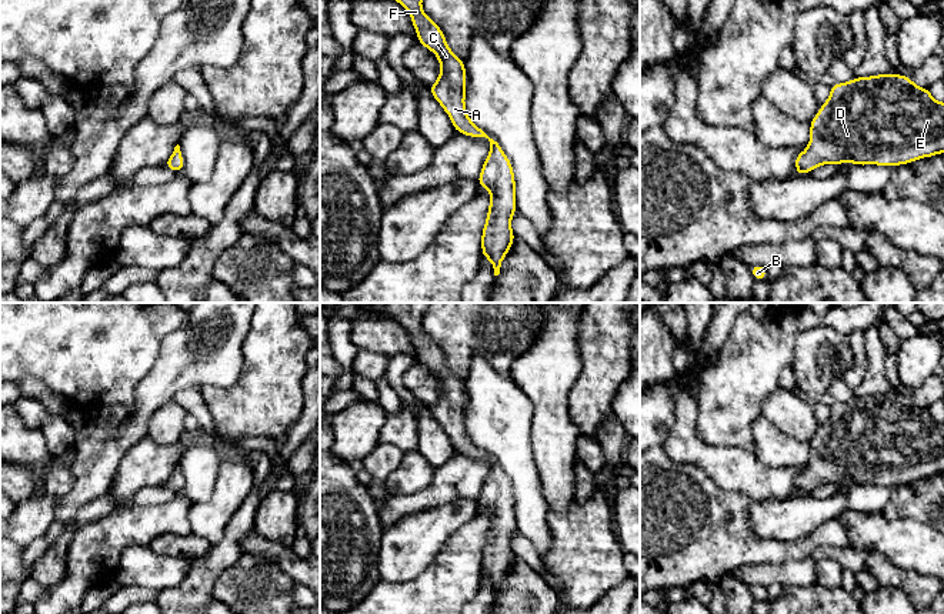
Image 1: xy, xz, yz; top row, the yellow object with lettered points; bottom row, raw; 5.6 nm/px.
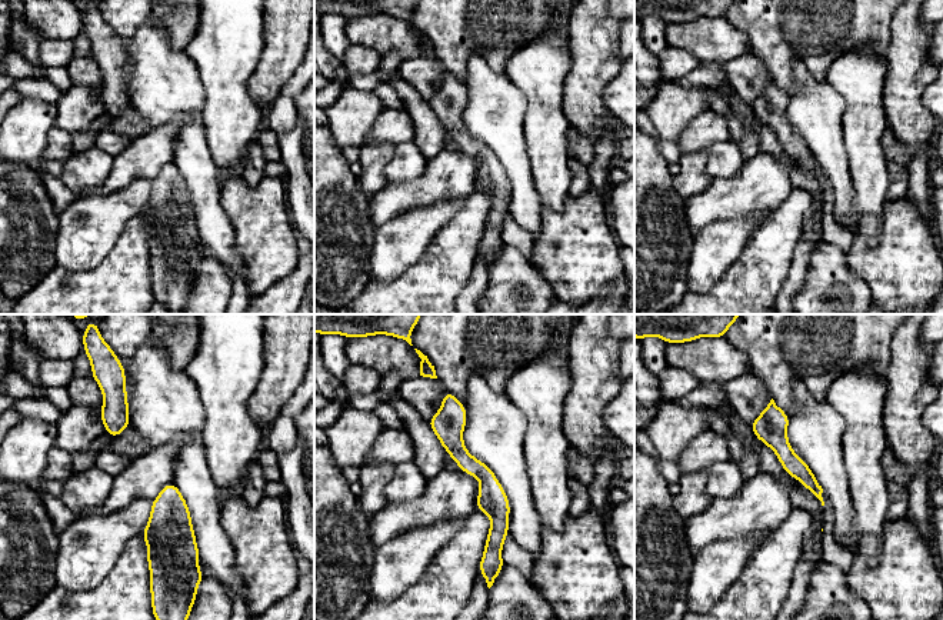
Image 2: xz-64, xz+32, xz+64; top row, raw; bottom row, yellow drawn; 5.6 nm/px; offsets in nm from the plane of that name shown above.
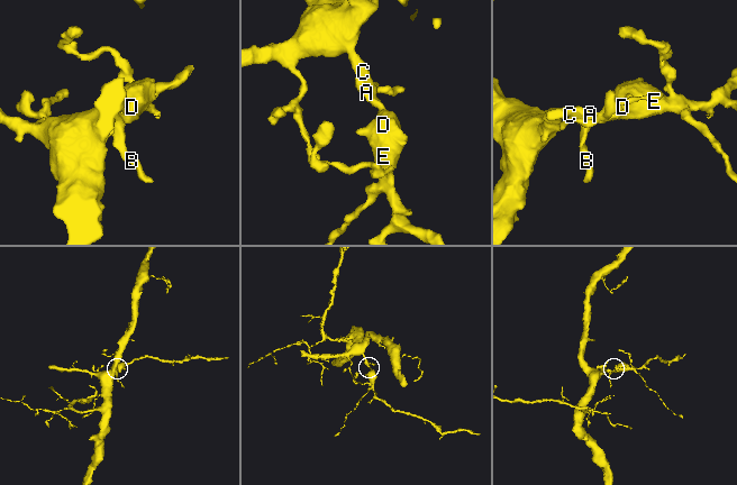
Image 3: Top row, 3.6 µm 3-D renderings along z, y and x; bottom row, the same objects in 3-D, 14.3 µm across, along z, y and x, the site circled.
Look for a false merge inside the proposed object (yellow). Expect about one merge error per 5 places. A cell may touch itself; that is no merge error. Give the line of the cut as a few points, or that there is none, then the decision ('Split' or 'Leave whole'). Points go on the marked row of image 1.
No split. Leave whole

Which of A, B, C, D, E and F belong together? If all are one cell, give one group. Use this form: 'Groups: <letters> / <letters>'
Groups: A B C D E F

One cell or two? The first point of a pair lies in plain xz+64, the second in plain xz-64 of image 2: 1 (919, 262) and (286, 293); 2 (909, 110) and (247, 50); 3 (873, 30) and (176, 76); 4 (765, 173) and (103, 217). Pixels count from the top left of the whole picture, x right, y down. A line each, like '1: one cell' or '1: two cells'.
1: two cells
2: two cells
3: two cells
4: two cells

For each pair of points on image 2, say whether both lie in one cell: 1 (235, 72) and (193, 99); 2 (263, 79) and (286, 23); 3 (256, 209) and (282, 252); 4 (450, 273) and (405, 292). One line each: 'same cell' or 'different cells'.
1: different cells
2: same cell
3: same cell
4: same cell

